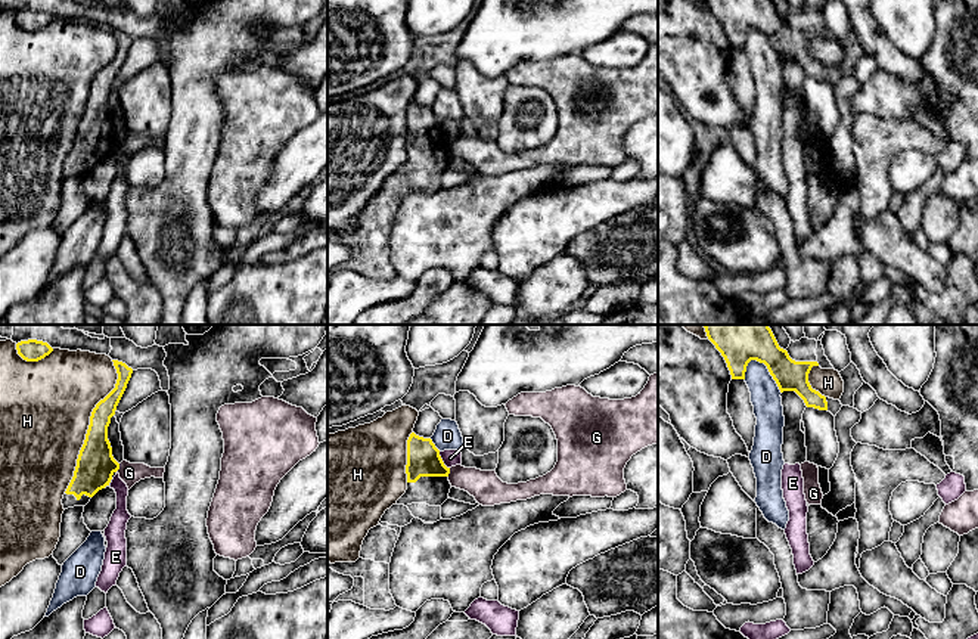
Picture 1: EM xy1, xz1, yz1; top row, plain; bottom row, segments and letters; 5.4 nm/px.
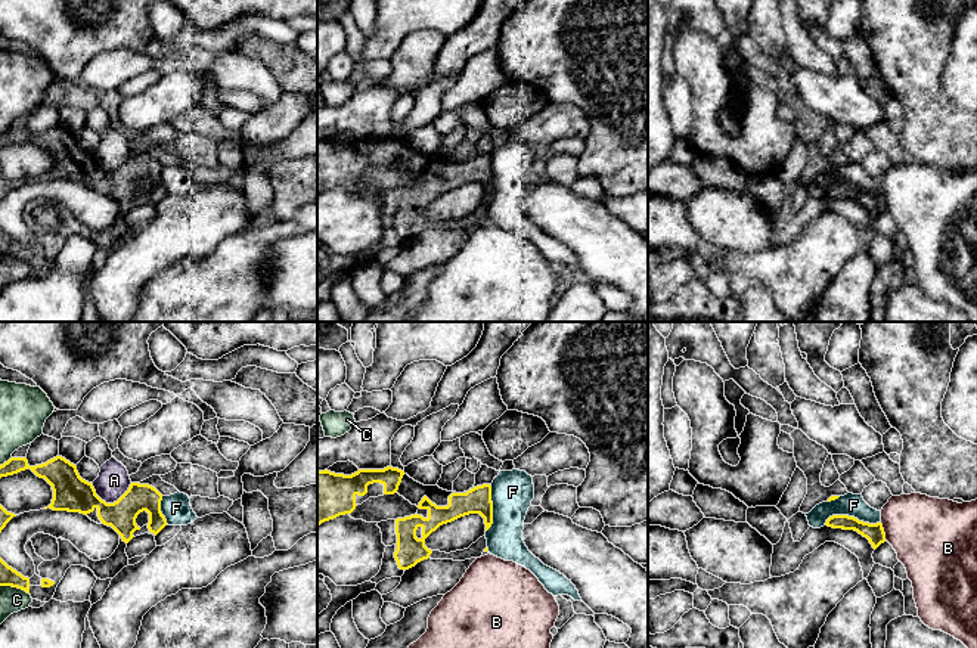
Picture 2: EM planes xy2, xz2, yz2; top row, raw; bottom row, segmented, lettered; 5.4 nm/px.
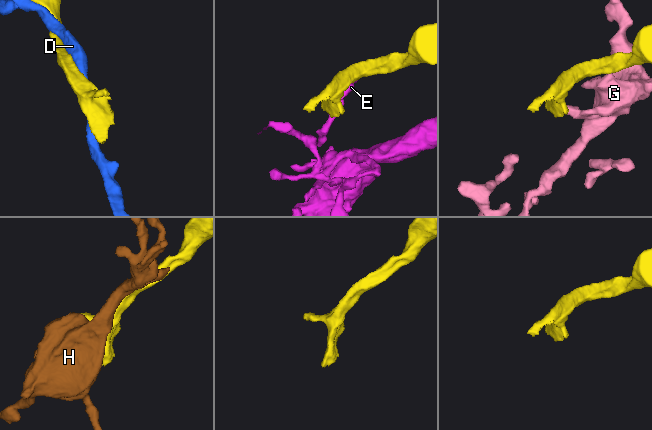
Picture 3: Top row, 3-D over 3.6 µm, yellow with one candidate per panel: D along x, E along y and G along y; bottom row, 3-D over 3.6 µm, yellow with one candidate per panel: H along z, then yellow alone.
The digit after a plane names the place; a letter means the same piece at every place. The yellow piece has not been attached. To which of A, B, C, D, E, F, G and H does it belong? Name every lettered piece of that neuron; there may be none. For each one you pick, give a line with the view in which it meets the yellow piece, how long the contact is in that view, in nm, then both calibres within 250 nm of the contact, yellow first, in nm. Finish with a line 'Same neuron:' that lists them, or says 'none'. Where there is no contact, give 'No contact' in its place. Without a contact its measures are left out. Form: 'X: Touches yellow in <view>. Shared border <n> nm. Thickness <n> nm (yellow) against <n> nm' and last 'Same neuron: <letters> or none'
Same neuron: none

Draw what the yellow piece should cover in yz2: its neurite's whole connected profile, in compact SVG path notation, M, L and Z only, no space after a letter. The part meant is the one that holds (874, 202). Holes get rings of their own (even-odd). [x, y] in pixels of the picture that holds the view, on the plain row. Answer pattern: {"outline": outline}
{"outline": "M832 185L825 195L832 198L855 199L869 210L874 218L885 211L885 202L881 192L869 193L849 185Z"}

